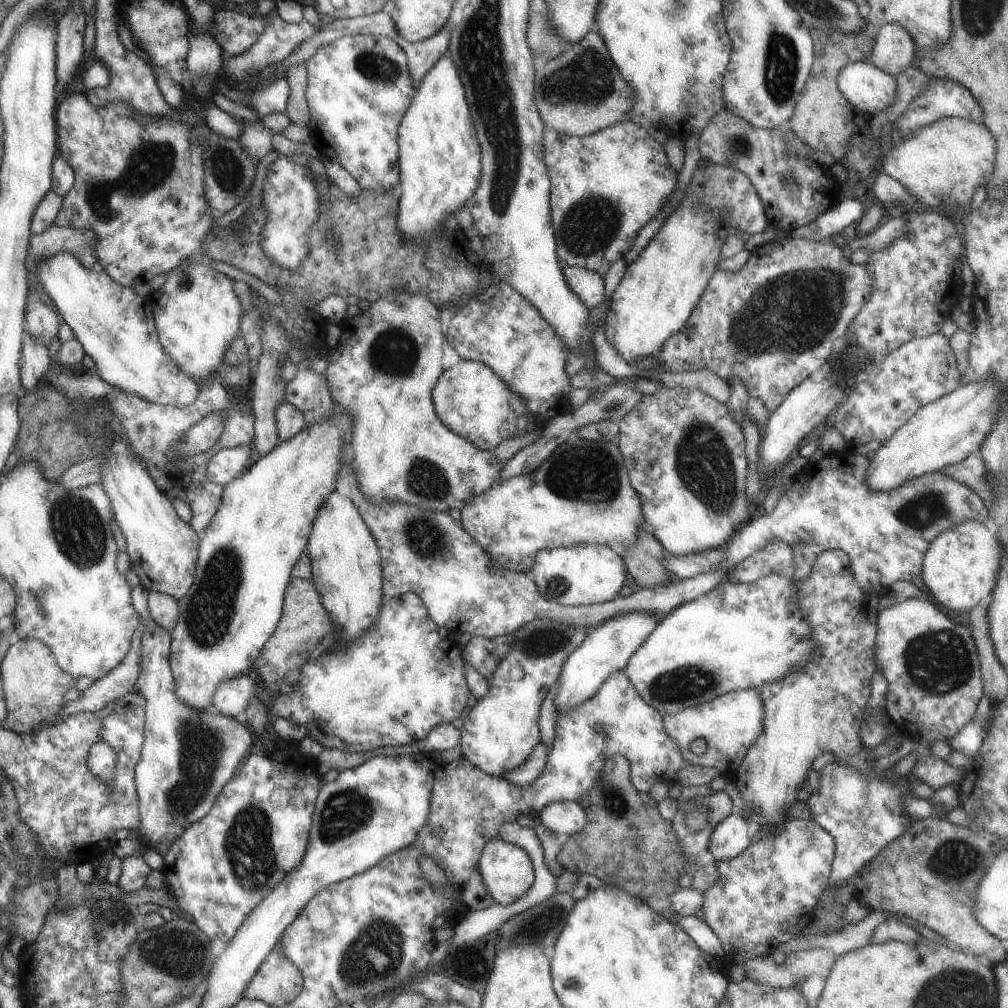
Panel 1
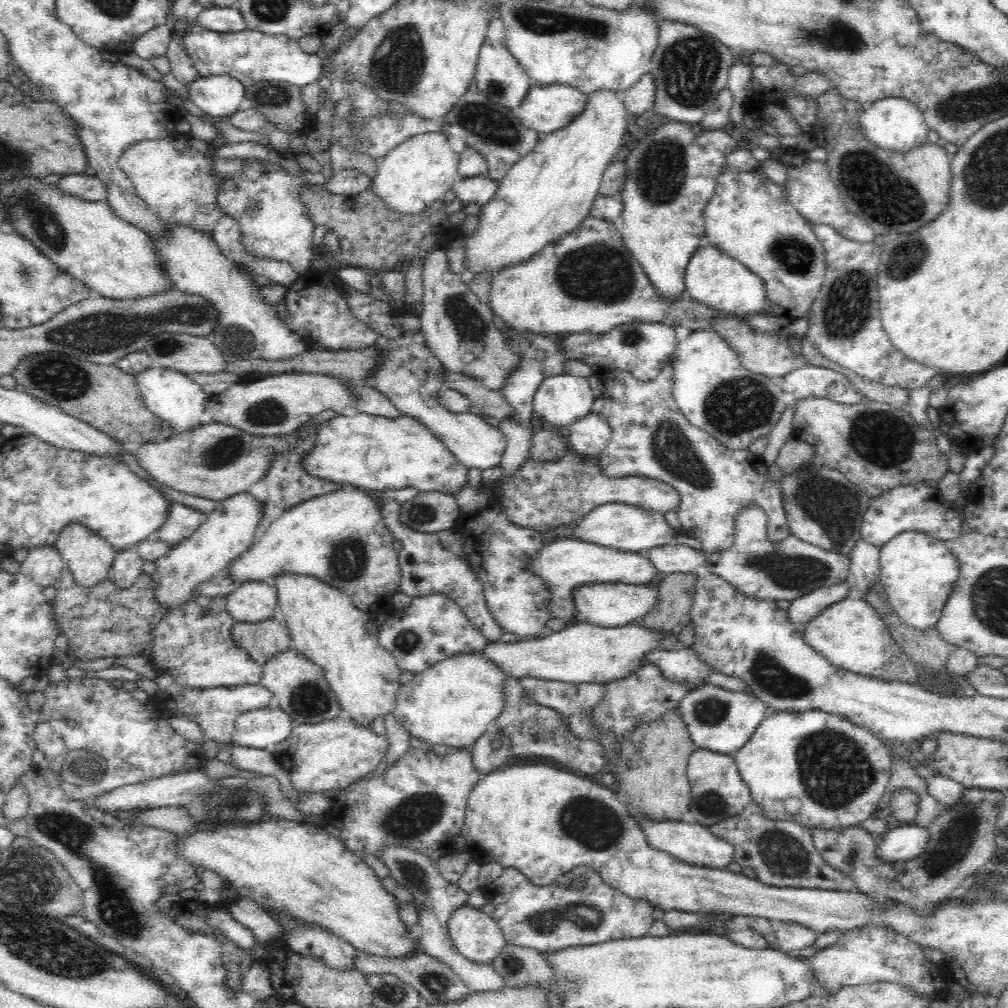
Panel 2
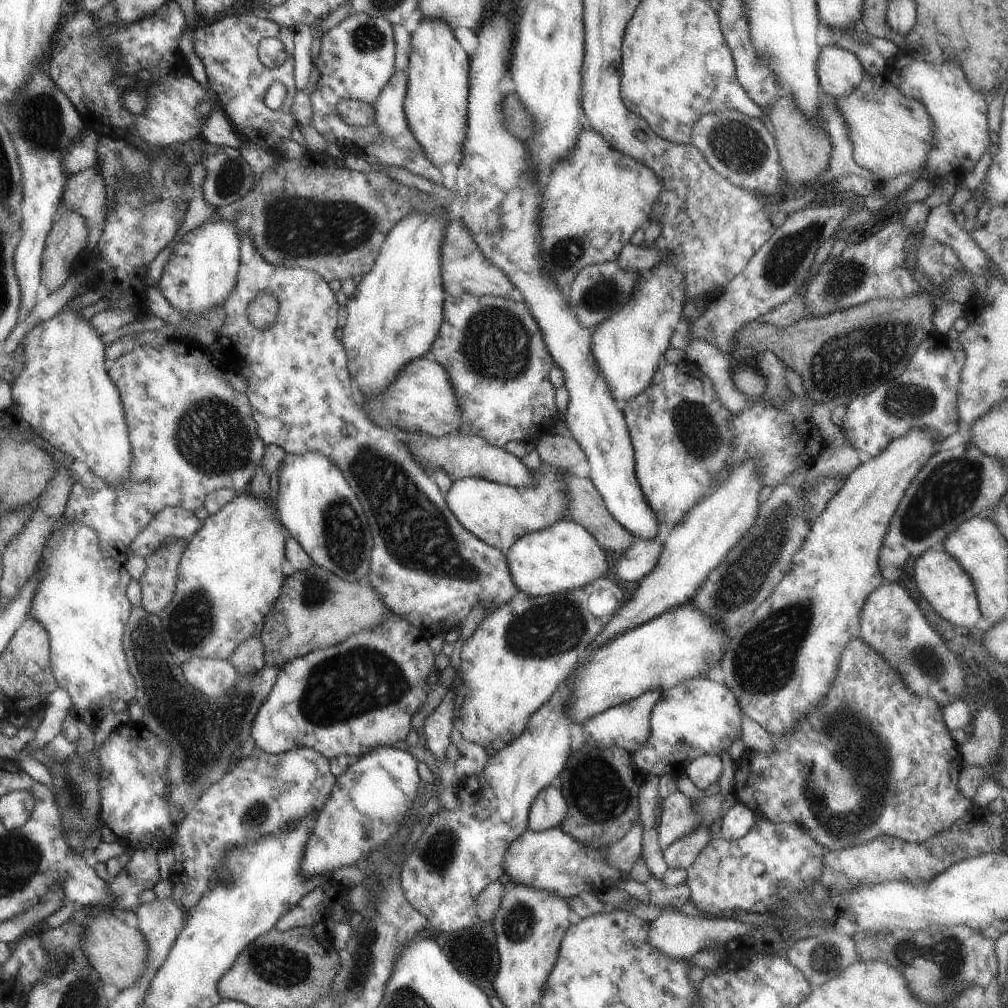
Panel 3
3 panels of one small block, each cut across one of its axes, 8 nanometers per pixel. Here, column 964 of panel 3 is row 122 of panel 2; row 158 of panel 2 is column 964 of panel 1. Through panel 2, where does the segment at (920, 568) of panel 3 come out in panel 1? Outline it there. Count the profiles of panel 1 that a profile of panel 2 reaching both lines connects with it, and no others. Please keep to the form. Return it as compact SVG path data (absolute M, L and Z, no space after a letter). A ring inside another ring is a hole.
M970 519L941 532L926 549L921 573L930 594L954 612L968 612L978 602L991 596L995 587L1003 548L999 538L982 522Z

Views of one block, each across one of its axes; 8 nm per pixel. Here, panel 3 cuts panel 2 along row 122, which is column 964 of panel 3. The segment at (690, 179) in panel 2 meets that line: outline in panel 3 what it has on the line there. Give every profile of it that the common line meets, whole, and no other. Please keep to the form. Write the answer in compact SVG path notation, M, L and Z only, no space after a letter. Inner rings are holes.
M886 582L873 590L866 599L860 620L859 638L895 668L908 690L933 698L944 709L957 701L956 696L967 688L967 676L960 659L948 650L946 642L930 626L929 620L903 586Z

